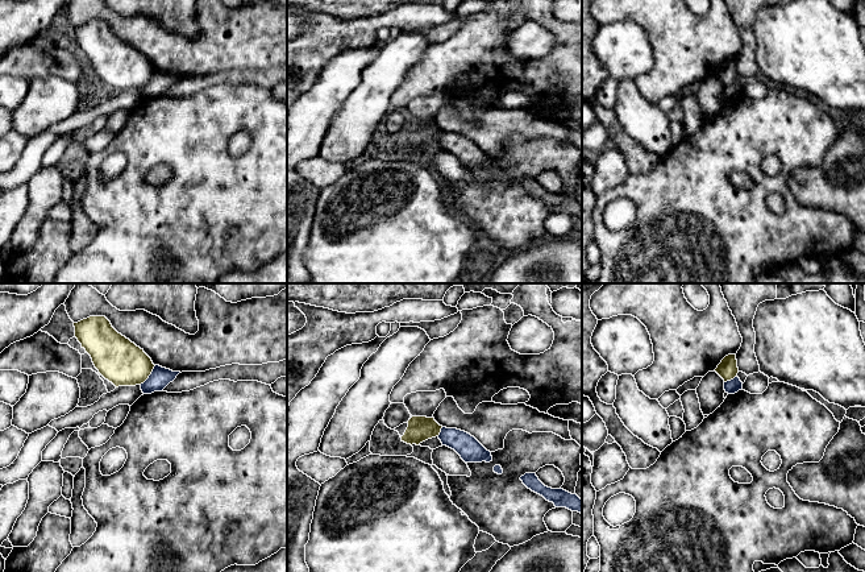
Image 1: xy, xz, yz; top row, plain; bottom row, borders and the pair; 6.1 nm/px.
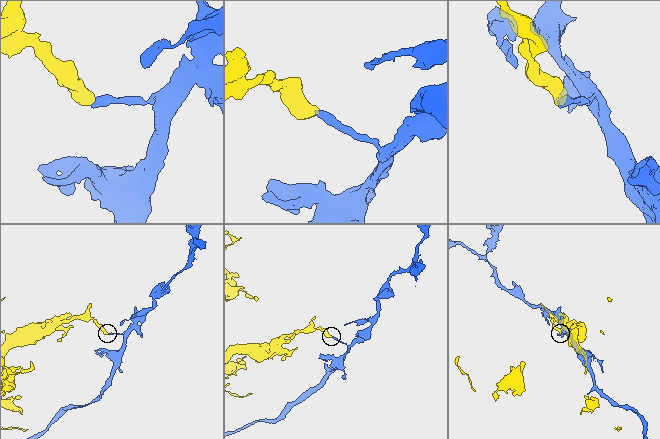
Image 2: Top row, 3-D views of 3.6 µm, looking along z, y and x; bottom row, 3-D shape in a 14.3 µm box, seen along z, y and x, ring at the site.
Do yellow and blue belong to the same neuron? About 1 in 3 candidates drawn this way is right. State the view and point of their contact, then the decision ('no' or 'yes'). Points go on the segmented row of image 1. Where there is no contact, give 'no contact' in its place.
contact xy (149, 374); no

